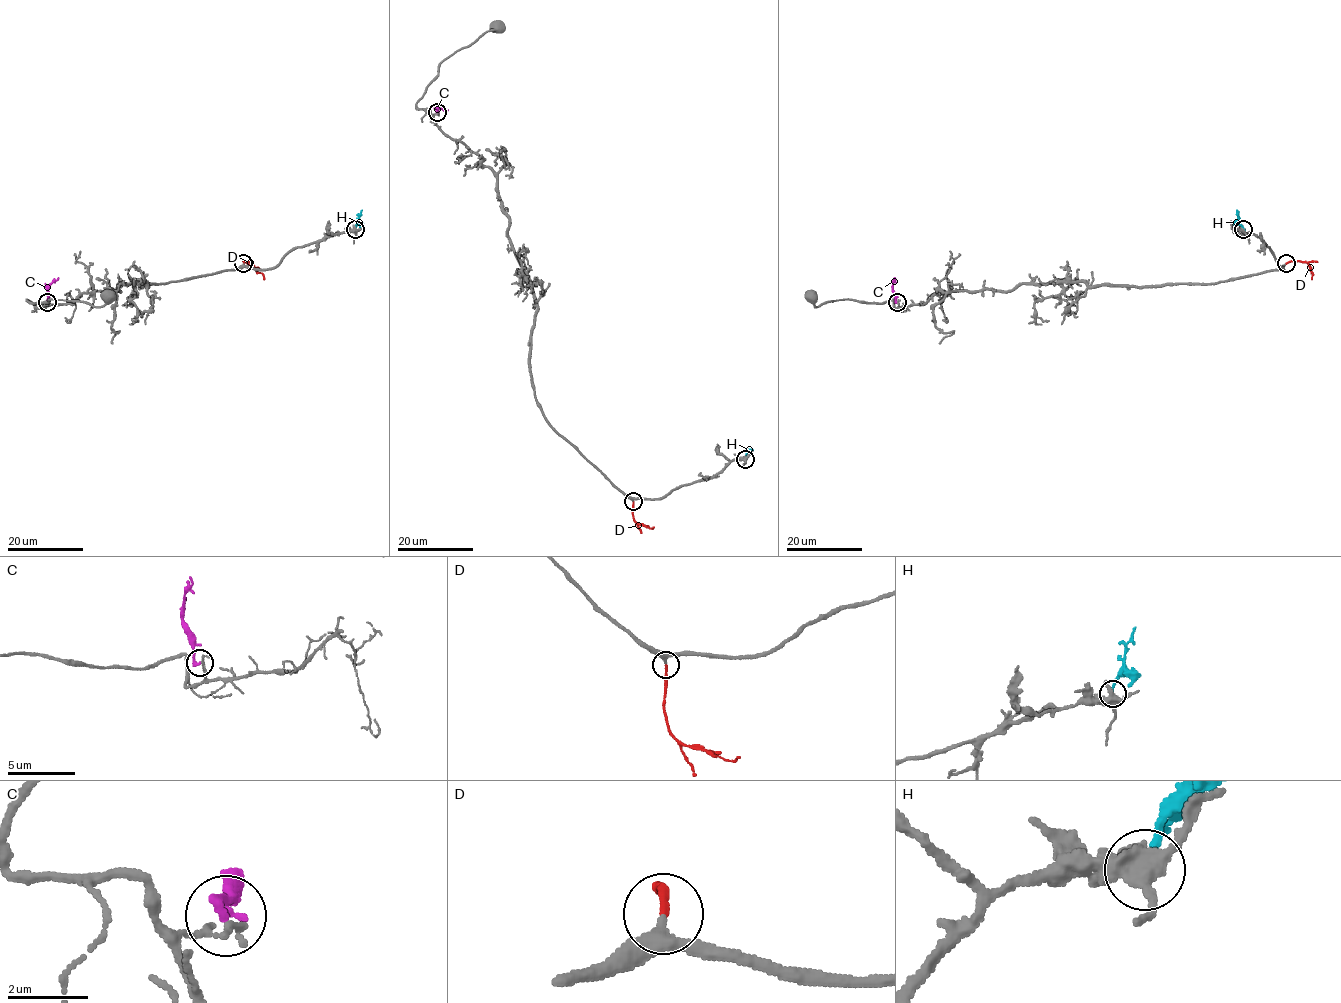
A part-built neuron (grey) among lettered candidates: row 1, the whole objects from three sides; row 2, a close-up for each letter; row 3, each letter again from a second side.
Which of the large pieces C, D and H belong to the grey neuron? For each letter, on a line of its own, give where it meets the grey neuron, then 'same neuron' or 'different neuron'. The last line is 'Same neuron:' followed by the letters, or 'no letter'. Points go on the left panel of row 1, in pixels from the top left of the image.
C: (47, 302) | different neuron
D: (243, 263) | same neuron
H: (355, 229) | different neuron
Same neuron: D

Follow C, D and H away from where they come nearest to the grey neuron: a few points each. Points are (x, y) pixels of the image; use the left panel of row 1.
C: (47, 301), (47, 287), (58, 278)
D: (244, 263), (262, 274), (263, 279)
H: (355, 228), (362, 209)

